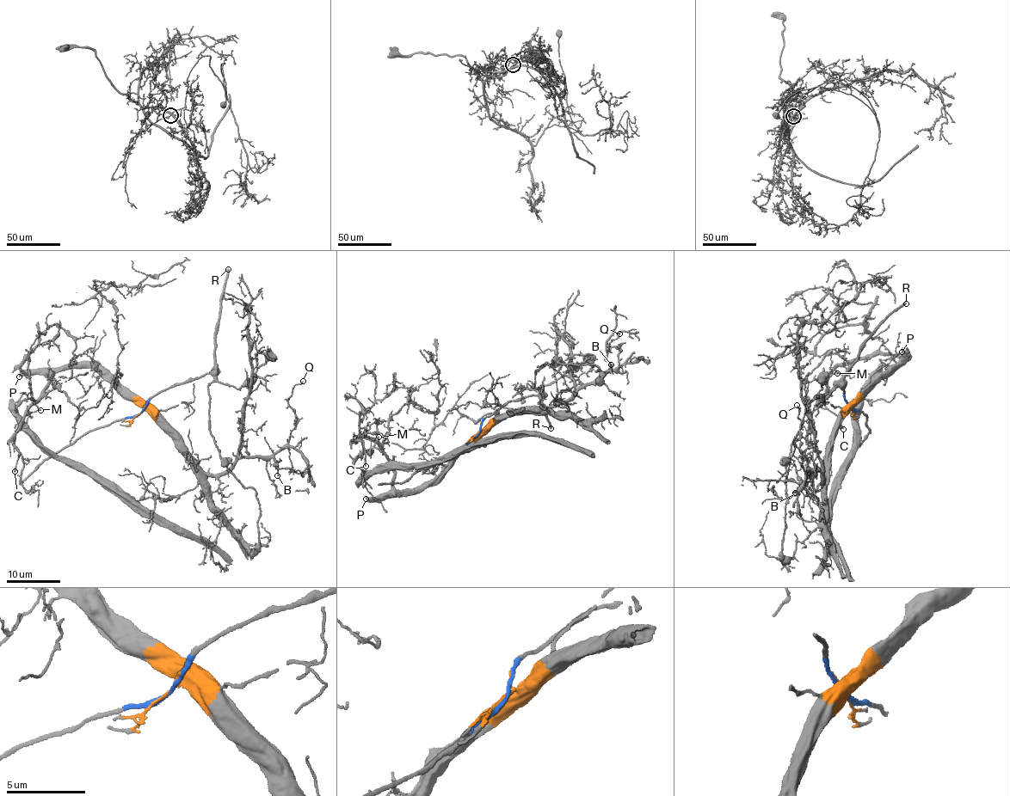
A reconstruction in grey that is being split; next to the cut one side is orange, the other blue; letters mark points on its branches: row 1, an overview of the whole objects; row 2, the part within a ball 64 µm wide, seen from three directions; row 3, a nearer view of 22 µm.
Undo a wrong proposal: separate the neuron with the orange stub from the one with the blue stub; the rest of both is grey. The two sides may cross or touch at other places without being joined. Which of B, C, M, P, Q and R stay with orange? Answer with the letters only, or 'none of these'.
B, C, M, P, Q

